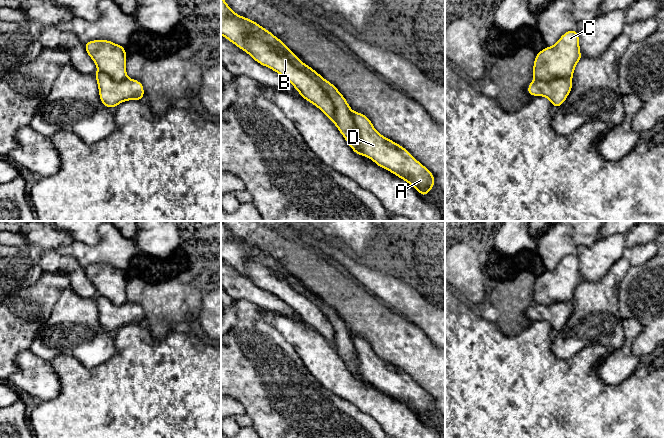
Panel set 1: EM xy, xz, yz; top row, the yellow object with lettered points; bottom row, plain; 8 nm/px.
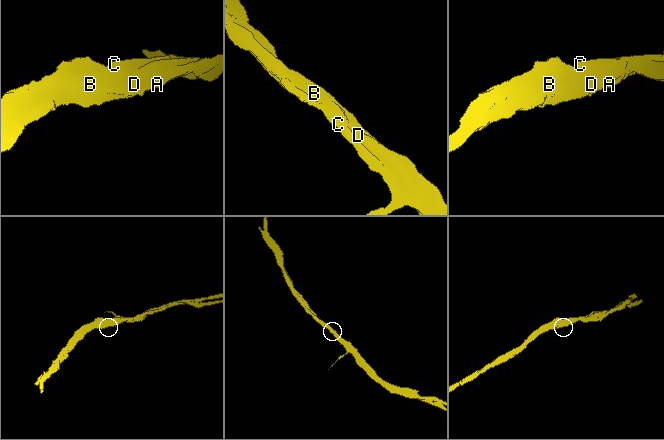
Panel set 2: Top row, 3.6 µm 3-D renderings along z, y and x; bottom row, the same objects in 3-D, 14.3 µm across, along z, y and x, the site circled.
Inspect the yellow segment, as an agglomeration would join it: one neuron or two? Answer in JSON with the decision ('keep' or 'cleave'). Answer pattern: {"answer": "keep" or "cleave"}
{"answer": "cleave"}

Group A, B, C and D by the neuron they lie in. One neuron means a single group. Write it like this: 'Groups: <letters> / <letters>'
Groups: A B D / C

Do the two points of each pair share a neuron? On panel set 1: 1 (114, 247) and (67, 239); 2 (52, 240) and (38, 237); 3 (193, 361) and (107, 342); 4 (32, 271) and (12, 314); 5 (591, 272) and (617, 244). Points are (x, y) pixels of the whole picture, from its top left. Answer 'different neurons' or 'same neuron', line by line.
1: different neurons
2: same neuron
3: different neurons
4: different neurons
5: same neuron

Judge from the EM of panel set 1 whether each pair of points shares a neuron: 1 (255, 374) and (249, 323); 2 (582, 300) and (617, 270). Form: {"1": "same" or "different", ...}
{"1": "same", "2": "same"}

